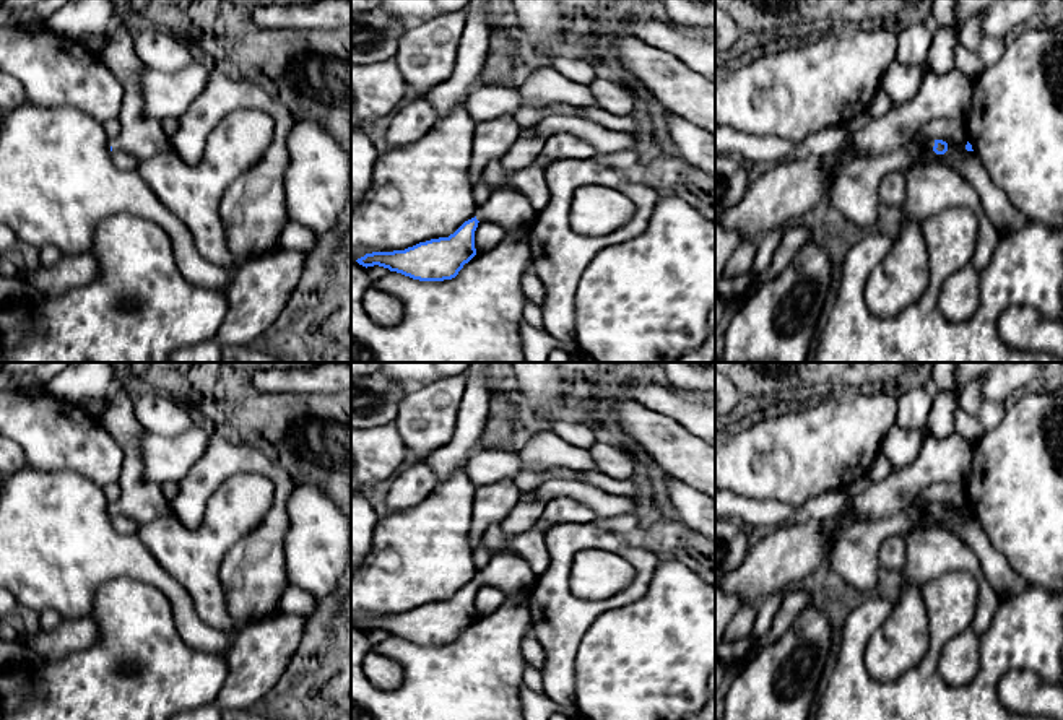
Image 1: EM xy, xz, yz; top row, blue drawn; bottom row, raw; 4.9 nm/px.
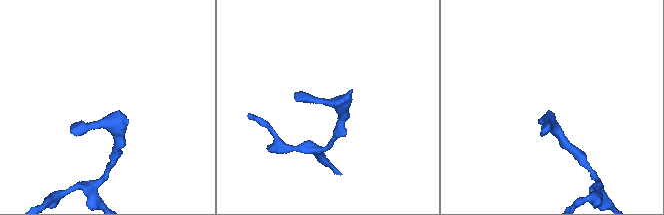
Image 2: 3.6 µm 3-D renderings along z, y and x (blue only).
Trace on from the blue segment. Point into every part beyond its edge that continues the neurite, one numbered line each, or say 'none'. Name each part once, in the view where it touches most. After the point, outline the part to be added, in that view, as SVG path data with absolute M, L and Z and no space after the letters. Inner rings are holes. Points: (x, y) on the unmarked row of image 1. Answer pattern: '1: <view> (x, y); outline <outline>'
1: xy (142, 499); outline M125 390L109 395L98 421L125 455L119 478L122 496L111 505L112 515L125 515L138 527L169 515L171 502L164 497L161 484L145 476L141 437L146 431L135 418L133 400Z

